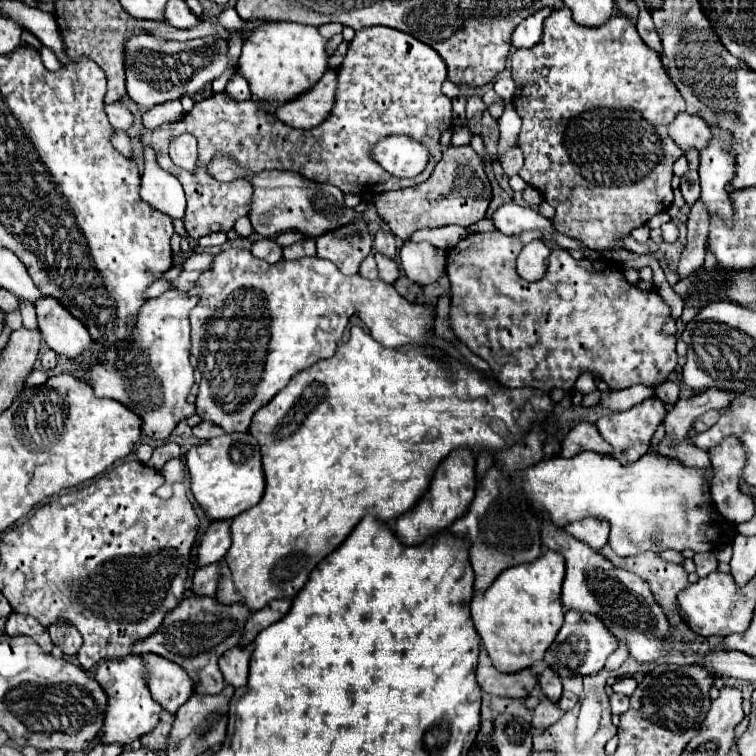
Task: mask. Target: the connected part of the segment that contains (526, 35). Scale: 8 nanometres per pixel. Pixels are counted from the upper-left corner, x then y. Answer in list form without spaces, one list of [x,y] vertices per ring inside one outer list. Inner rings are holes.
[[[541,8],[535,14],[531,14],[529,18],[525,18],[513,32],[513,46],[515,48],[531,48],[539,42],[541,34],[543,34],[543,22],[549,16],[553,8]]]

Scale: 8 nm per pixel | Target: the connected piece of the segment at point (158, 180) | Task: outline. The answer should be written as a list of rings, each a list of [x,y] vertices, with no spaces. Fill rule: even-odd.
[[[145,148],[145,172],[141,176],[141,200],[151,208],[177,220],[185,214],[185,192],[177,178],[155,166],[155,154]]]

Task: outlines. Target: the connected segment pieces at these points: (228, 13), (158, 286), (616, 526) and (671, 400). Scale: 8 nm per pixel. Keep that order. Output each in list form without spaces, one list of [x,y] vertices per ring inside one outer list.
[[[225,8],[225,10],[219,14],[219,22],[221,22],[229,32],[239,32],[239,28],[241,28],[241,18],[239,18],[239,14],[235,12],[235,8]]]
[[[164,279],[156,280],[144,293],[143,299],[148,300],[160,296],[163,292],[167,291],[169,288],[170,284],[168,281]]]
[[[581,452],[573,458],[549,458],[541,460],[533,468],[523,472],[525,478],[513,478],[517,484],[523,486],[525,494],[533,502],[535,508],[549,512],[551,520],[557,526],[565,526],[567,522],[581,520],[587,516],[597,516],[603,520],[609,520],[611,534],[609,544],[617,556],[637,556],[641,552],[663,552],[663,550],[685,550],[691,548],[693,552],[709,552],[717,546],[729,542],[735,534],[733,526],[725,520],[719,520],[719,514],[715,512],[709,498],[705,498],[705,480],[707,484],[713,478],[711,470],[699,470],[683,466],[679,460],[665,458],[661,454],[649,452],[641,456],[637,462],[621,464],[613,456],[597,454],[597,452]]]
[[[666,380],[655,388],[655,394],[665,404],[674,404],[679,399],[679,386],[673,381]]]

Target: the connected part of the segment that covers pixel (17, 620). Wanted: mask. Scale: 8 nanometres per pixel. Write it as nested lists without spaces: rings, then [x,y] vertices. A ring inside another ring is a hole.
[[[11,614],[9,620],[7,620],[7,626],[5,626],[5,632],[9,636],[31,636],[31,638],[37,638],[39,634],[45,632],[45,628],[33,618],[33,616],[25,616],[25,614]]]

